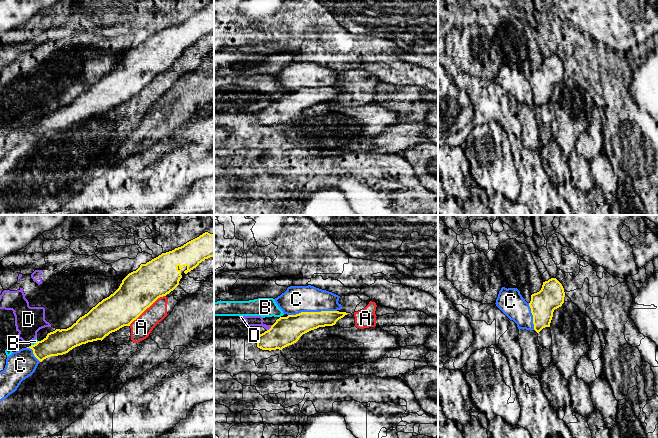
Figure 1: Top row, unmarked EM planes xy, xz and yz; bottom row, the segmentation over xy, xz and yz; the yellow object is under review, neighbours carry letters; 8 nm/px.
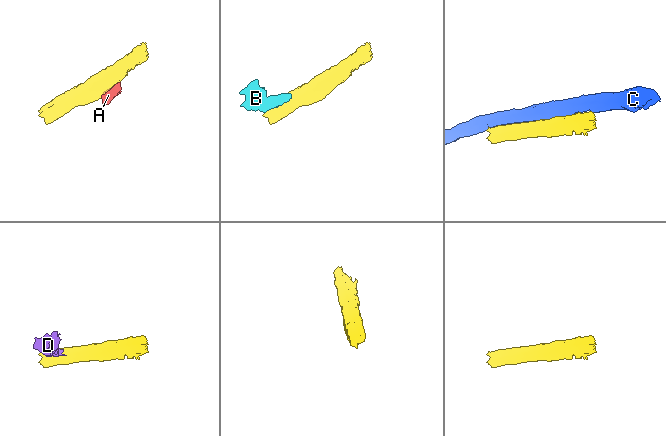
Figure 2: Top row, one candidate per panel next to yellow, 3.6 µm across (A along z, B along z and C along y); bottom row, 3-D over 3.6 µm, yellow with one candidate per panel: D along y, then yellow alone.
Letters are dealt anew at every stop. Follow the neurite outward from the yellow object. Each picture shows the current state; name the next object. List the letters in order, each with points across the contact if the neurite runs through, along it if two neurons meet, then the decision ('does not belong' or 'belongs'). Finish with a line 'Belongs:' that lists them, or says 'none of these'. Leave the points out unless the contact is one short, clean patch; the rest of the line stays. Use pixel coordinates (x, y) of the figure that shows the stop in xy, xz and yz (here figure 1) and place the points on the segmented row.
A: border along xy (165, 295), (157, 298), (129, 325); does not belong
B: border along xy (38, 341), (31, 345); does not belong
C: does not belong
D: border along xz (272, 325), (267, 330); does not belong
Belongs: none of these

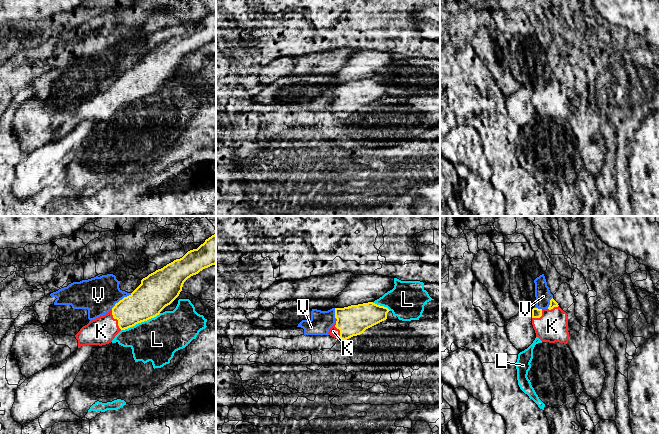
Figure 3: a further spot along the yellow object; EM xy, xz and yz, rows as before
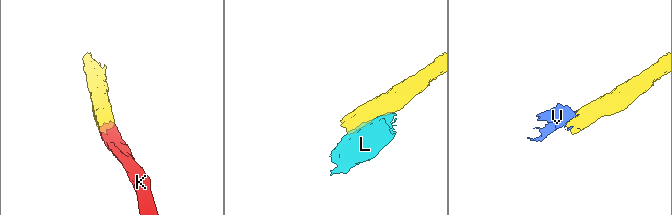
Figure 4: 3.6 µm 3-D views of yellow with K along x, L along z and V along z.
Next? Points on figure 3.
K: runs through xz (353, 320), (343, 328), (337, 328), (333, 331); belongs
L: does not belong
V: border along xy (131, 293), (124, 296), (111, 308); does not belong
Belongs: K

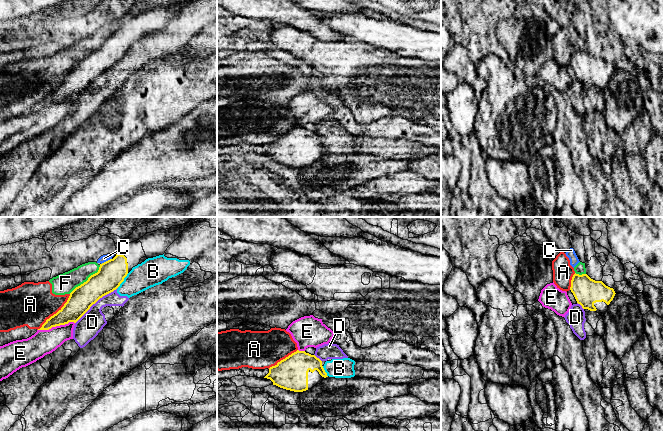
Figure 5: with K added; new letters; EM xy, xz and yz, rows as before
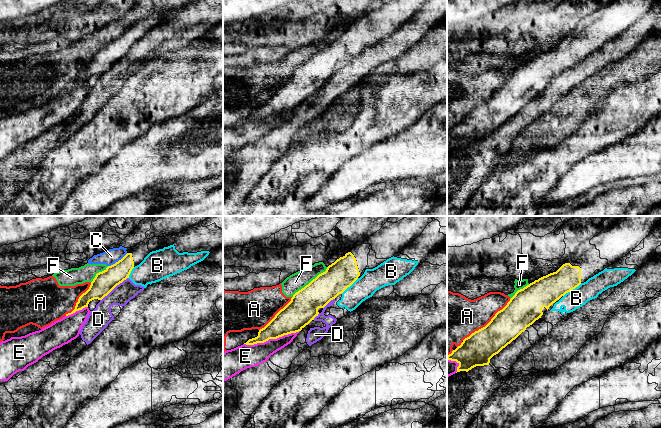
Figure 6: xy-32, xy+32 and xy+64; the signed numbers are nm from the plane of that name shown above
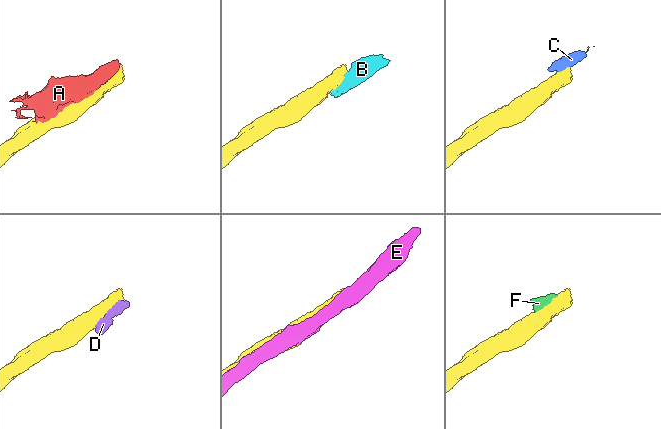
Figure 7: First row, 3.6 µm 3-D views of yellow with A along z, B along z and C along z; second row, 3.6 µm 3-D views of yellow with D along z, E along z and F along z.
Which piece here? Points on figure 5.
A: does not belong
B: border along xy (128, 273), (117, 287); does not belong
C: border along xy (111, 258), (101, 264); does not belong
D: does not belong
E: does not belong
F: border along xy (100, 265), (96, 272), (69, 293); does not belong
Belongs: none of these

